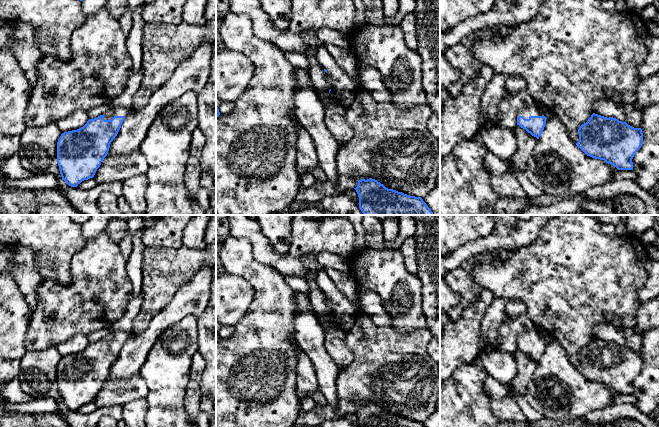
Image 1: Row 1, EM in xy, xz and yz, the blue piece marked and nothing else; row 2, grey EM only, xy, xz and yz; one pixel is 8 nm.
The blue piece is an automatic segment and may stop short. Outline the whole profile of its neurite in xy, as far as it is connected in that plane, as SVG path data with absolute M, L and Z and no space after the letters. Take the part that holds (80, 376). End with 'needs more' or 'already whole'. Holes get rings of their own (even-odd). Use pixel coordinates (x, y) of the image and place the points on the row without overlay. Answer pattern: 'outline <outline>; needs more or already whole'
outline M111 330L103 339L89 343L83 351L61 358L57 366L57 387L66 408L77 411L82 405L94 401L130 335L128 332Z; needs more

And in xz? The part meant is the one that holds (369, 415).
outline M372 402L358 404L354 413L358 418L359 427L425 427L421 421L388 413Z; already whole

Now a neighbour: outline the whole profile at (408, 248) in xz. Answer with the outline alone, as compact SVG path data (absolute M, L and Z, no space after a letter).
M414 237L406 238L399 247L400 252L404 256L404 262L408 271L417 275L417 256L416 256L416 241Z

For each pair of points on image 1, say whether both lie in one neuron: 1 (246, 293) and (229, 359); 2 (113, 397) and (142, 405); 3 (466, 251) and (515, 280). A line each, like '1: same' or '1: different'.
1: different
2: different
3: different

